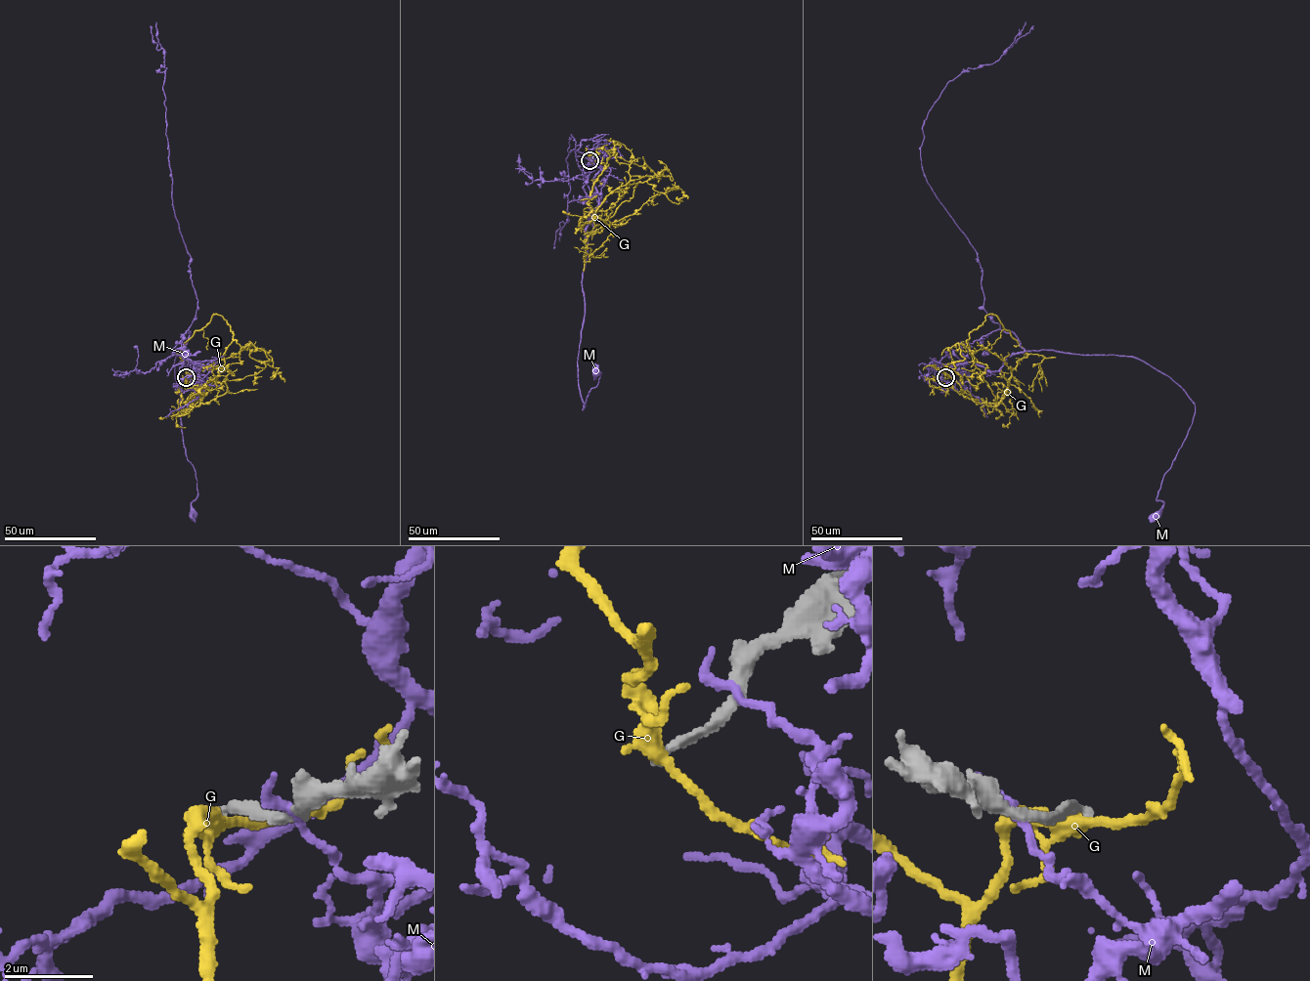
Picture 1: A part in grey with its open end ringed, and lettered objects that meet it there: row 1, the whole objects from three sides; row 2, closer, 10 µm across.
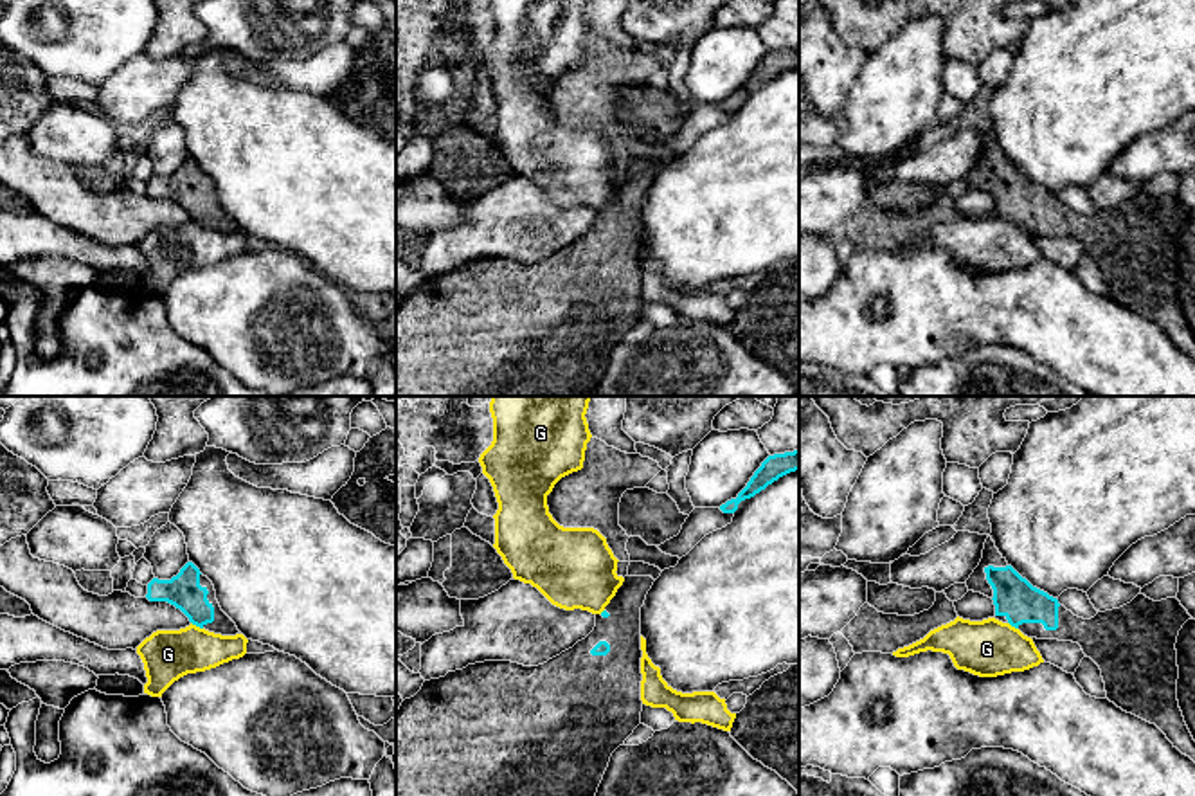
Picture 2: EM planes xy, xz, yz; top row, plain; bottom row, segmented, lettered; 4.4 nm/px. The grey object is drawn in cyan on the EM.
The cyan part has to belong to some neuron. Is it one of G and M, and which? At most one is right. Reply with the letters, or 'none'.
none

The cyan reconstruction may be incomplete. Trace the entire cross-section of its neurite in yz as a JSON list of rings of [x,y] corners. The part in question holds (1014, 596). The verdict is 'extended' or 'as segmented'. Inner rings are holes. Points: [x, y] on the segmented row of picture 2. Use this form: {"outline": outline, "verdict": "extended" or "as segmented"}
{"outline": [[[986,538],[983,558],[965,582],[993,600],[995,620],[1028,638],[1078,643],[1101,670],[1107,699],[1127,713],[1155,724],[1195,762],[1195,740],[1177,701],[1177,636],[1191,620],[1177,598],[1154,602],[1137,594],[1130,603],[1083,620],[1056,598],[1033,587]]], "verdict": "extended"}

